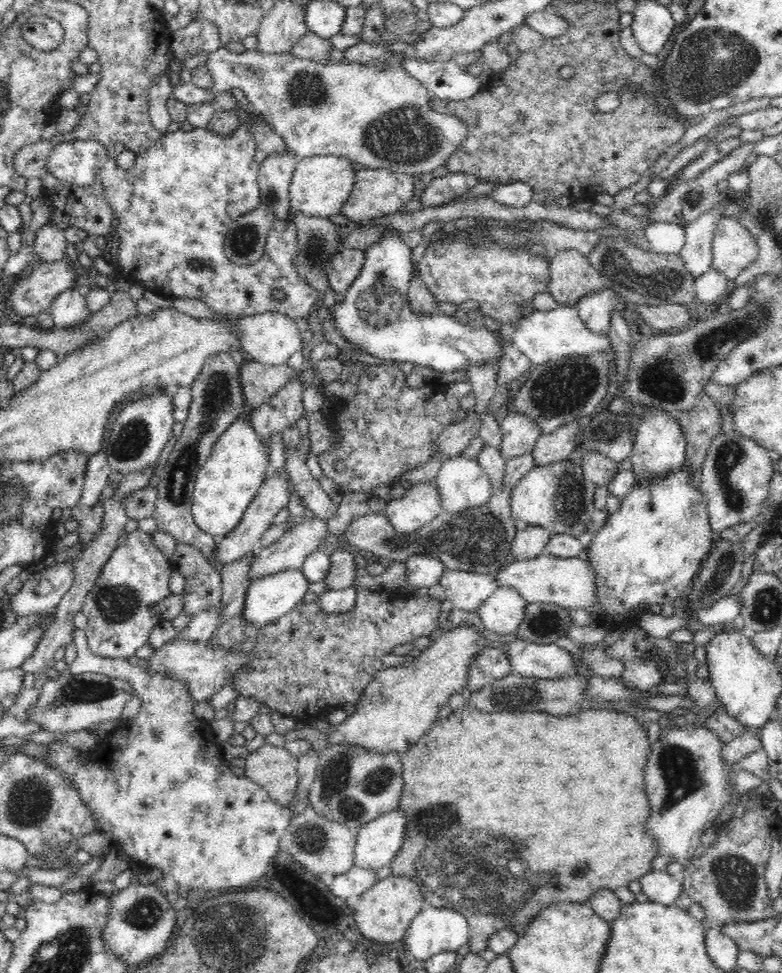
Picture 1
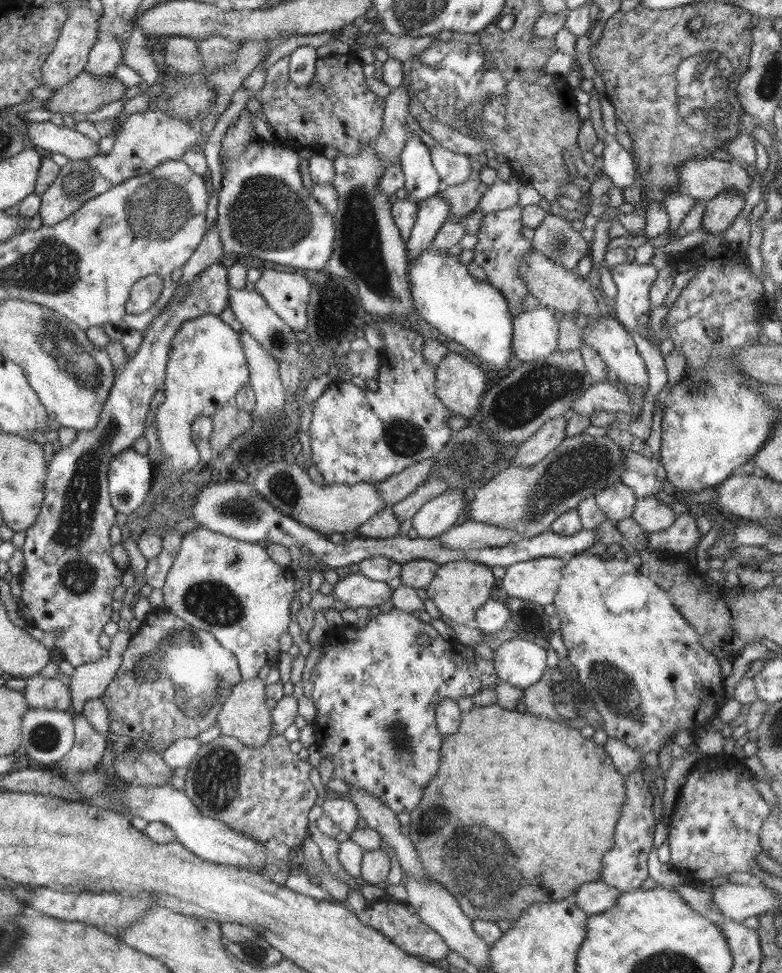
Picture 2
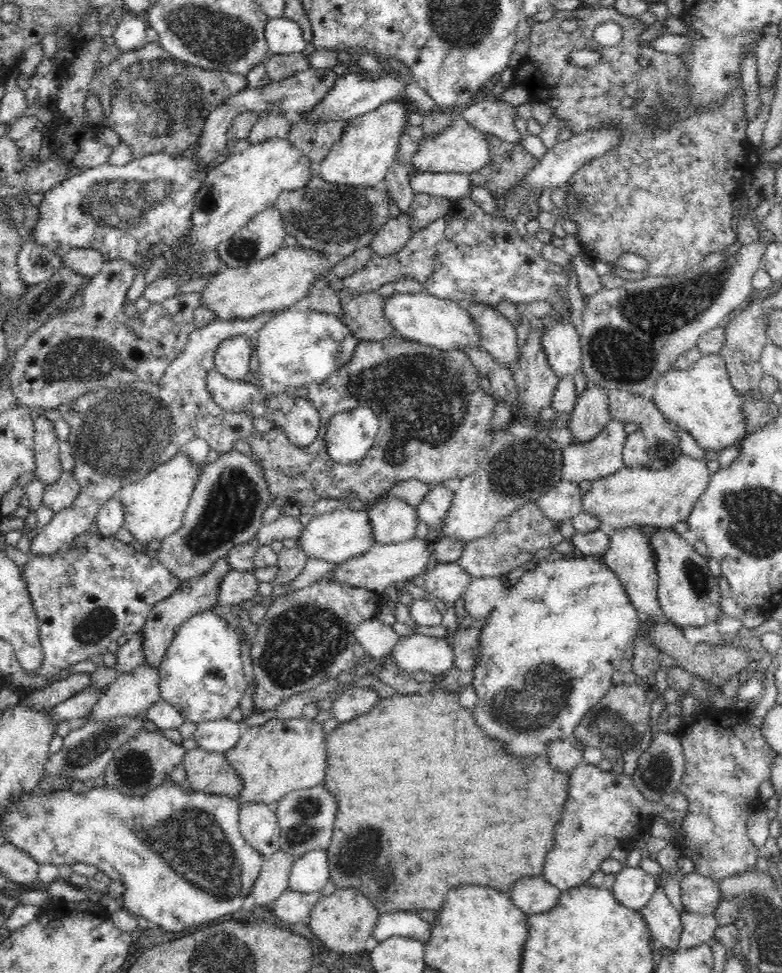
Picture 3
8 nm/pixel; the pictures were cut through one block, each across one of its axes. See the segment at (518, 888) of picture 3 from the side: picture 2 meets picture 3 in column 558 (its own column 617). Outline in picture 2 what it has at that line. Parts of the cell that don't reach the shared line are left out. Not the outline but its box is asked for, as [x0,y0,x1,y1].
[572,880,622,916]

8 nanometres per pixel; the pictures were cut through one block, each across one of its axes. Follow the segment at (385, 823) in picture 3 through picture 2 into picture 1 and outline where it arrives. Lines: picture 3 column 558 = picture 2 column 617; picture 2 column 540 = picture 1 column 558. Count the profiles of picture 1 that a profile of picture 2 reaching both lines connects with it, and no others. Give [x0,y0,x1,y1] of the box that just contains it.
[389,702,660,954]

